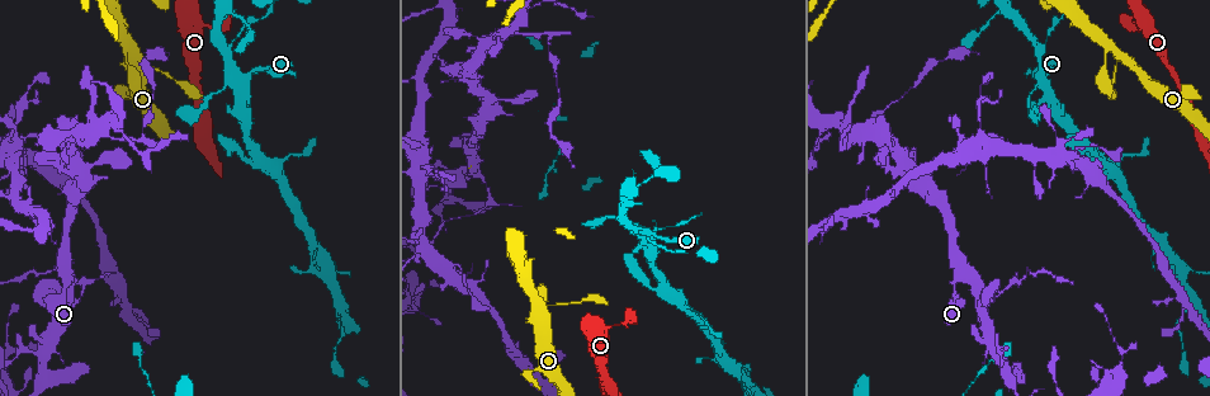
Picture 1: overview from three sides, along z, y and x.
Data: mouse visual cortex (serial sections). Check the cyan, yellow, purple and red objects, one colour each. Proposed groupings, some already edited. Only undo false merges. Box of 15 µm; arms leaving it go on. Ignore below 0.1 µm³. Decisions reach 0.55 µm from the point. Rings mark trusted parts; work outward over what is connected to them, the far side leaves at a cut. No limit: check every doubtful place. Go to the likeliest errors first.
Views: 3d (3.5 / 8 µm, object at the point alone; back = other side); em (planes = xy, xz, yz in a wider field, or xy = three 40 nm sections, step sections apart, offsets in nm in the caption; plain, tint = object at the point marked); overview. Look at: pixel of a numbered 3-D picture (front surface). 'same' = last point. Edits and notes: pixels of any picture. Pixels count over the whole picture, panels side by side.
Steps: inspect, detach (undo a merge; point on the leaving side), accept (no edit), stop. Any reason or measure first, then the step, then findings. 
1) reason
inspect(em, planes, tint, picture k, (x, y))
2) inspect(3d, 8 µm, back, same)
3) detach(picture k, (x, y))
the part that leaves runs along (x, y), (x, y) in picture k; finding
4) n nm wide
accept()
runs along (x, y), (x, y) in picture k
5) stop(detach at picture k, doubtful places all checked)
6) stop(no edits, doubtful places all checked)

sudden change in width
inspect(3d, 3.5 µm, picture 1, (1023, 279))

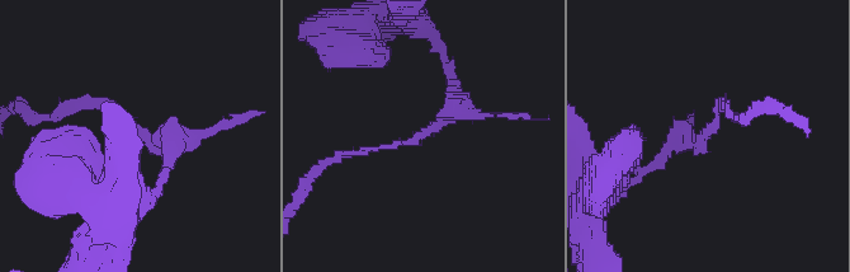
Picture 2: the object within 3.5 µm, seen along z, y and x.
shape alone is not enough
inspect(em, xy, step 5, tint, picture 2, (145, 137))

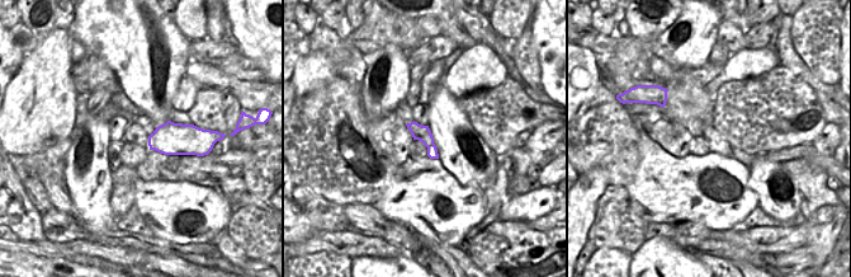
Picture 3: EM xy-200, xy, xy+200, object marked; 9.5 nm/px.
inspect(em, xy, step 3, tint, same)

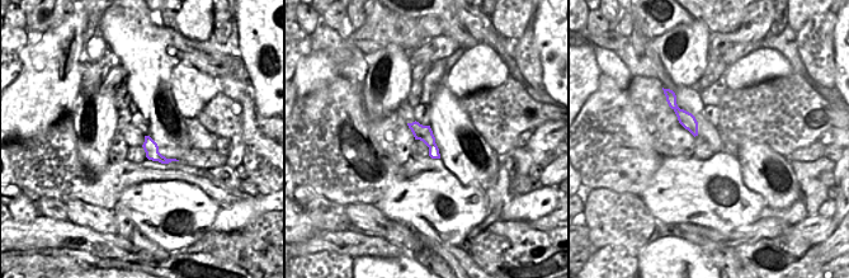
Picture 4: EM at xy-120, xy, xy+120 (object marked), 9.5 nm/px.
accept()
runs along (449, 68), (453, 109), (411, 141), (360, 151) in picture 2; one cell here

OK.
thick turns thin
inspect(3d, 8 µm, picture 1, (1028, 270))

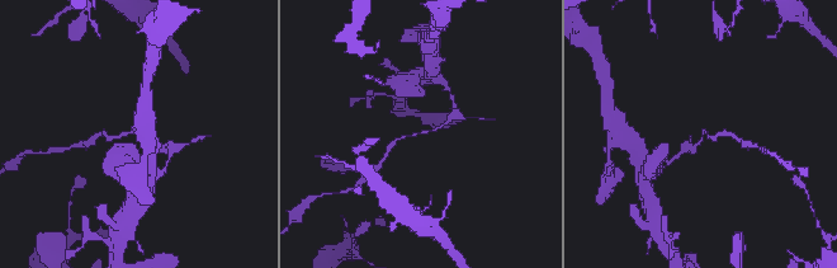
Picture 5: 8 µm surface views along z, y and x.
zoom in
inspect(3d, 3.5 µm, picture 5, (128, 133))

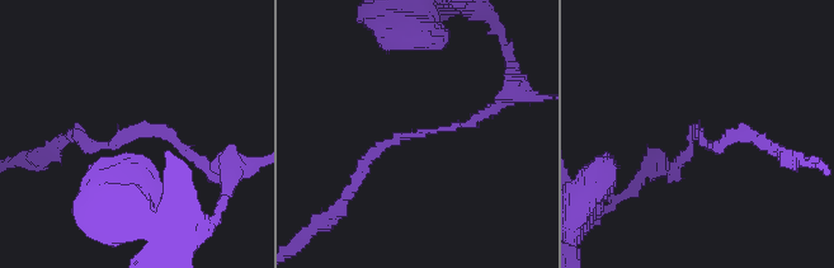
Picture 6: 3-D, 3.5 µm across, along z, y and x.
arms of 150, 150 nm
inspect(em, xy, step 3, tint, picture 6, (431, 133))

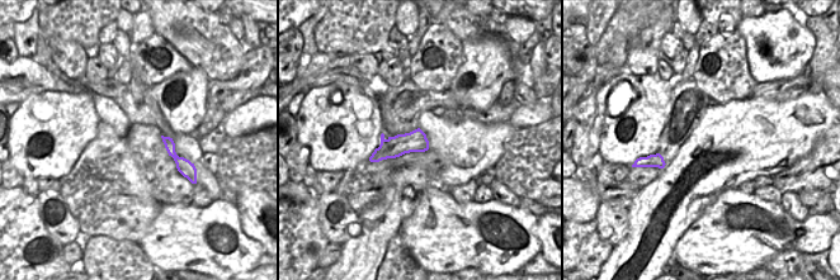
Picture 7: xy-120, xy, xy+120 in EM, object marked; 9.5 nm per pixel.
200 nm wide
accept()
runs along (425, 143), (401, 143), (373, 159) in picture 7; one cell here

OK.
three-way junction
inspect(3d, 8 µm, picture 1, (633, 229))

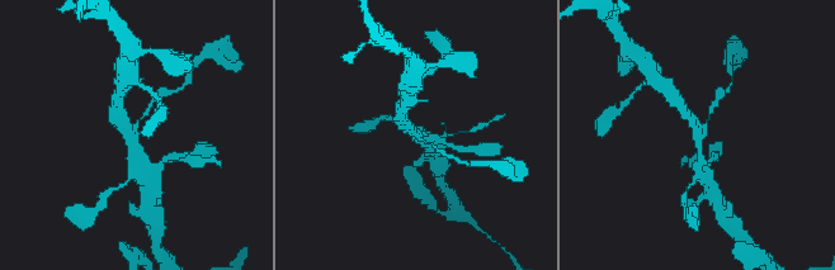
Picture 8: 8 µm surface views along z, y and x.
3 arms; arms of 100, 300, 300 nm; shape alone is not enough
inspect(em, xy, step 2, tint, picture 8, (417, 133))

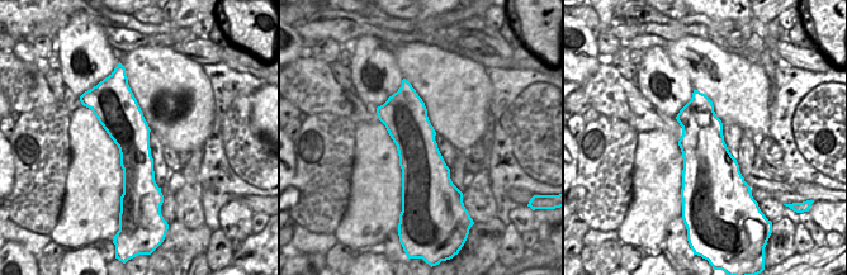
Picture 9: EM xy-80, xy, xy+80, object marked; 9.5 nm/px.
accept()
runs along (141, 170), (117, 105) in picture 8; continuous, no second cell

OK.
sudden change in width
inspect(3d, 3.5 µm, picture 1, (524, 34))

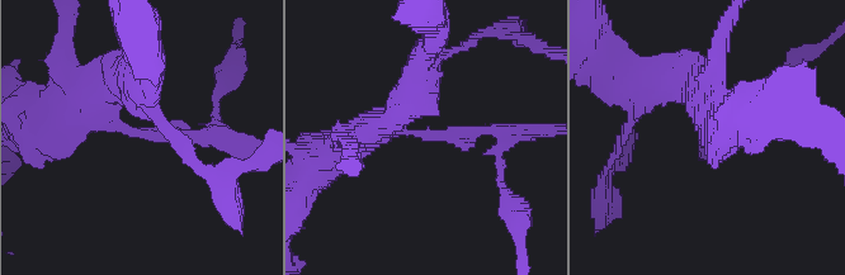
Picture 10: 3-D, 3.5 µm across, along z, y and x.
arms of 150, 450 nm
inspect(em, xy, step 1, tint, picture 10, (425, 134))

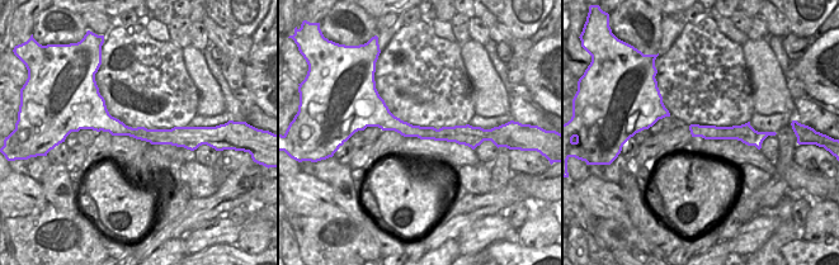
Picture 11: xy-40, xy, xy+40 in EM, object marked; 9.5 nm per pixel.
accept()
one cell here

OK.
abrupt turn
inspect(3d, 3.5 µm, picture 1, (139, 140))

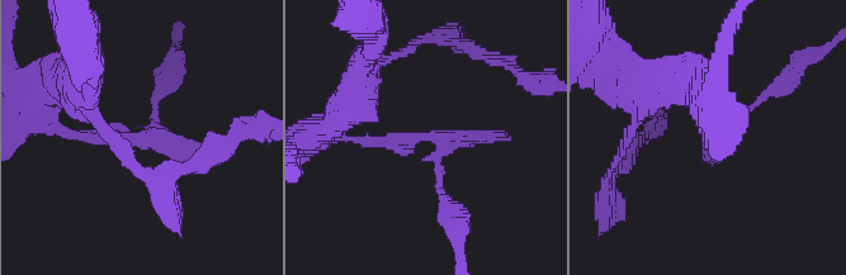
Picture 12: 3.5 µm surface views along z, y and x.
inspect(em, xy, step 3, plain, picture 12, (143, 138))

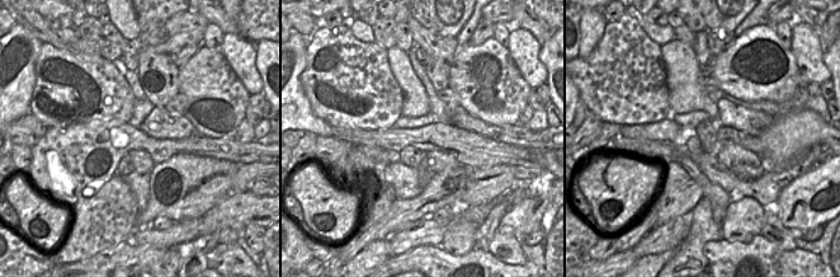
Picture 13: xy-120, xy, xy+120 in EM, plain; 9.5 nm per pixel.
with the object marked
inspect(em, xy, step 3, tint, same)

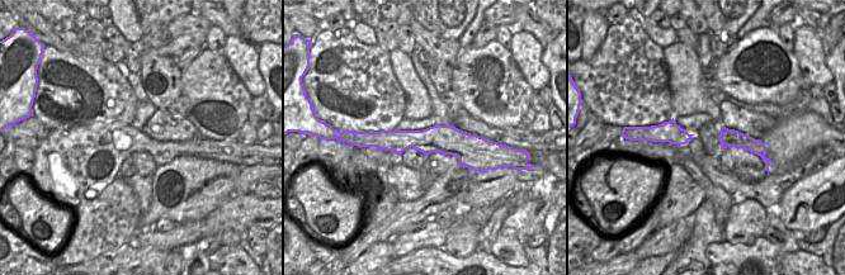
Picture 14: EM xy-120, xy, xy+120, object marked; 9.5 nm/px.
accept()
all the same cell

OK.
a narrow waist
inspect(3d, 8 µm, picture 1, (238, 37))

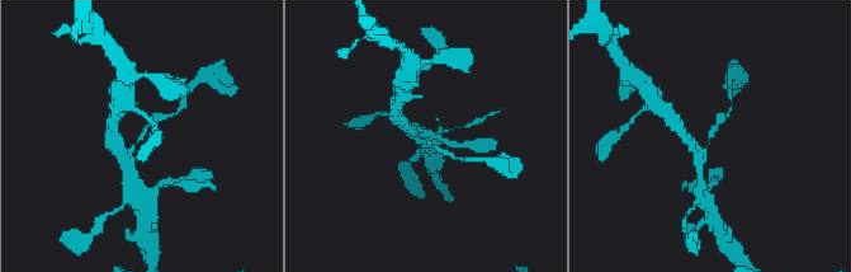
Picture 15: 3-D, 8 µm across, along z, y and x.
closer look
inspect(3d, 3.5 µm, back, picture 15, (428, 138))

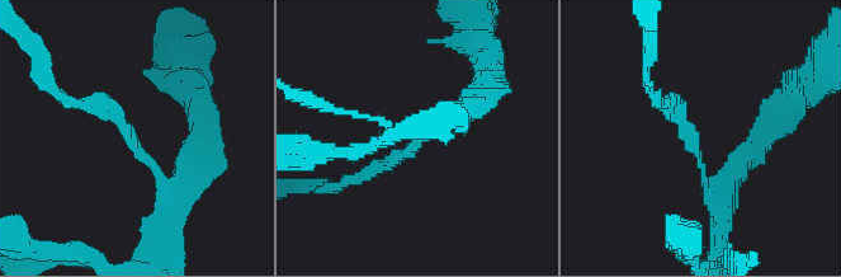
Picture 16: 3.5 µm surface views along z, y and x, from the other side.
shape alone is not enough
inspect(em, xy, step 3, tint, picture 16, (424, 140))

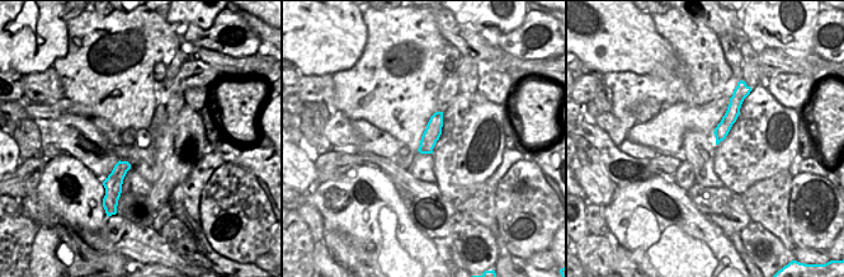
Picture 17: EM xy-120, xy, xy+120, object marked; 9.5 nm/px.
arms of 200, 300 nm
accept()
runs along (735, 97), (734, 111), (718, 137) in picture 17; all the same cell

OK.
stop(no edits, doubtful places all checked)

